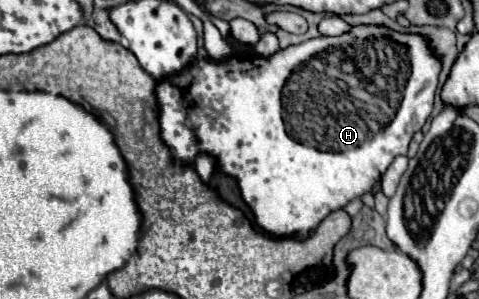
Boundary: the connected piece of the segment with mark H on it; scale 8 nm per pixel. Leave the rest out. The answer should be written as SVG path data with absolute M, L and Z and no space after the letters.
M373 25L353 27L349 33L339 35L339 37L309 39L301 45L291 45L287 49L281 49L267 59L265 57L229 57L223 63L213 61L213 59L199 59L193 65L189 65L183 73L179 73L175 77L159 79L159 83L157 83L155 95L159 101L159 109L161 109L161 117L159 117L161 137L163 137L165 145L169 145L173 149L175 159L179 159L183 163L193 163L195 155L201 151L207 151L213 157L217 157L223 173L233 175L239 181L241 195L243 195L245 203L253 209L255 221L265 233L275 235L275 237L289 237L289 235L305 237L331 211L337 211L337 209L345 207L351 199L361 197L363 193L371 191L373 185L379 183L379 179L383 177L383 173L387 171L387 167L391 165L391 161L397 155L407 155L407 147L409 147L413 133L421 131L427 117L431 115L439 71L441 71L441 59L429 51L429 45L421 35L405 35L405 33L391 31L387 27L373 27Z

